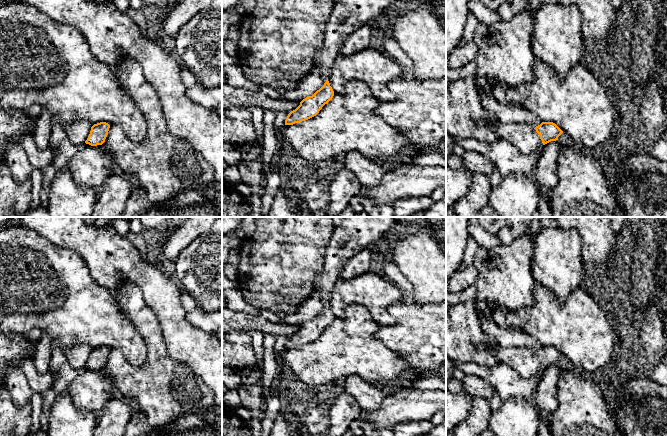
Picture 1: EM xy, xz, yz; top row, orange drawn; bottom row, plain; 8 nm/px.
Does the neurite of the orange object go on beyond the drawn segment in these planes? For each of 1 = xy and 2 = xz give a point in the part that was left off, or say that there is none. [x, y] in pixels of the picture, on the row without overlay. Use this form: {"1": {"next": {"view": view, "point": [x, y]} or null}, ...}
{"1": {"next": null}, "2": {"next": null}}

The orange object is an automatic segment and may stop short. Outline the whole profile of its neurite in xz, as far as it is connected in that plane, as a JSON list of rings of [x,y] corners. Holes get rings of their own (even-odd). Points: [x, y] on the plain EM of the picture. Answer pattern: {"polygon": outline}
{"polygon": [[[328,304],[312,320],[308,320],[300,326],[300,329],[291,335],[285,349],[293,349],[308,344],[316,340],[322,331],[327,328],[334,320],[334,315]]]}

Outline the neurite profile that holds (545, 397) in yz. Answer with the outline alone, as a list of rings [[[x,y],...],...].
[[[556,364],[543,369],[542,376],[537,379],[531,401],[540,412],[551,414],[558,408],[558,381],[562,369]]]

